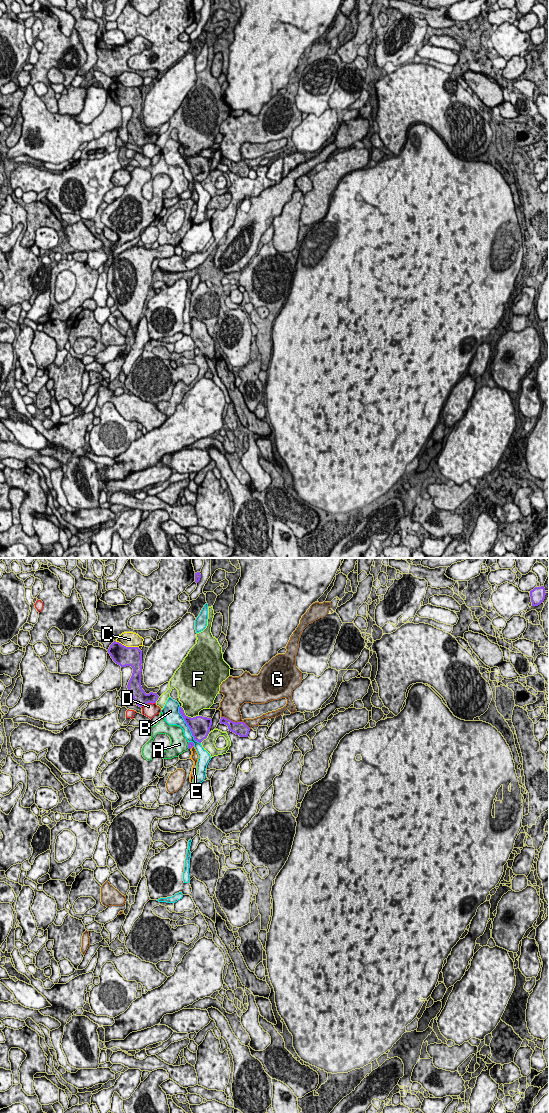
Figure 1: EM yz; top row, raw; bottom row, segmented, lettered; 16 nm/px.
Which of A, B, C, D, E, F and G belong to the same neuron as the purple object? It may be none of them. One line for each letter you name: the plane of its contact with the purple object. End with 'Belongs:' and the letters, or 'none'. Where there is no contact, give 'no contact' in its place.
E: contact in yz
Belongs: E

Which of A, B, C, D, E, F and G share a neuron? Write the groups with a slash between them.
A / B / C / D / E / F / G

